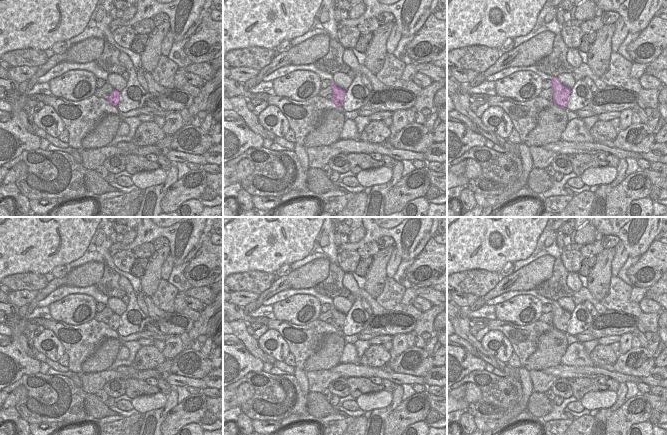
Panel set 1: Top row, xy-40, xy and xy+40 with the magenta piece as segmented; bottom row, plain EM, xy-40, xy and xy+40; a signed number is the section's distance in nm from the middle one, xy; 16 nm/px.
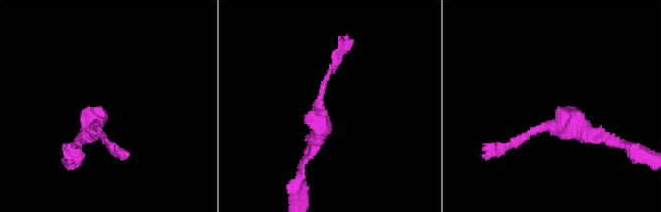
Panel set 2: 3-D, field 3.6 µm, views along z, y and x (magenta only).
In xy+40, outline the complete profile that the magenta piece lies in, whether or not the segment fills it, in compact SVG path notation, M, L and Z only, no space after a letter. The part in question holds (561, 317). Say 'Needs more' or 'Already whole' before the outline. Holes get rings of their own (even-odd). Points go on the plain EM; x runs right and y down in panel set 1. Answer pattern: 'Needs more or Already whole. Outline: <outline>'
Already whole. Outline: M557 301L551 304L553 313L552 325L561 332L566 333L571 313L564 310Z

